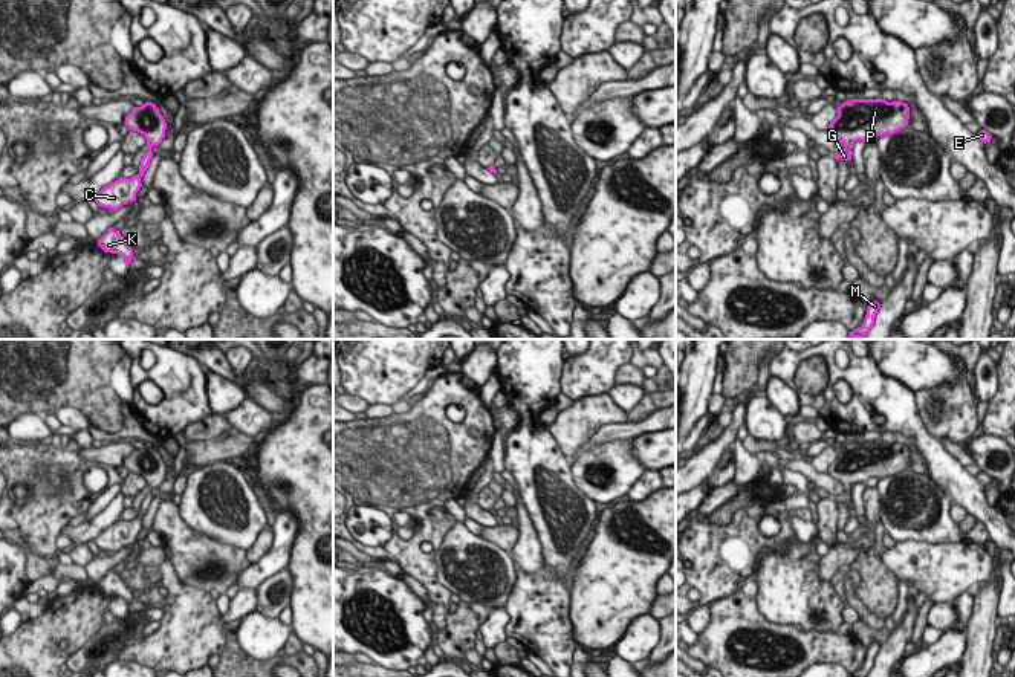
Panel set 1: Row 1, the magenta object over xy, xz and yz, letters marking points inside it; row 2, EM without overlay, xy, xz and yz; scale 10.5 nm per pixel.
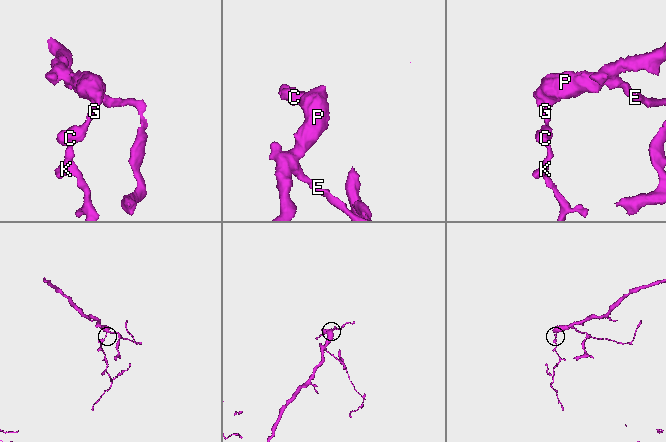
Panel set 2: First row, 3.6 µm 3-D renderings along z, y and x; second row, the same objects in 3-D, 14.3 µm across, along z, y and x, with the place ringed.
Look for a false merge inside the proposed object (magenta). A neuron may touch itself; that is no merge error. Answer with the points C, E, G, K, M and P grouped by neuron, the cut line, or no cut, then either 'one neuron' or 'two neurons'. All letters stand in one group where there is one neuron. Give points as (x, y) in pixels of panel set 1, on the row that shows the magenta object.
C E G K M P; no cut; one neuron

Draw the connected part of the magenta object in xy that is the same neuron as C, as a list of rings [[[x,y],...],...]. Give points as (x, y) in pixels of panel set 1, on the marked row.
[[[145,102],[141,107],[133,107],[125,116],[124,122],[128,130],[138,131],[145,136],[150,150],[144,154],[139,164],[139,173],[131,179],[119,177],[109,186],[104,186],[93,200],[98,206],[119,209],[122,205],[136,200],[136,193],[142,186],[141,177],[148,168],[153,157],[151,147],[159,145],[165,138],[167,122],[159,109],[153,102]]]

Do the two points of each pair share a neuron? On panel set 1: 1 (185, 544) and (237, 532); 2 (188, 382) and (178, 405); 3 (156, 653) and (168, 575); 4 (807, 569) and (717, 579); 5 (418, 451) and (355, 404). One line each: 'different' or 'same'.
1: different
2: same
3: same
4: different
5: different

